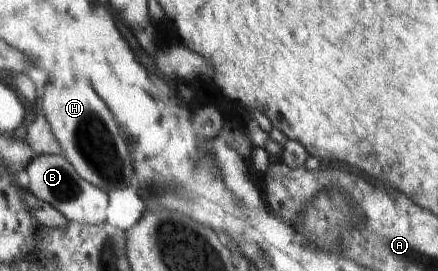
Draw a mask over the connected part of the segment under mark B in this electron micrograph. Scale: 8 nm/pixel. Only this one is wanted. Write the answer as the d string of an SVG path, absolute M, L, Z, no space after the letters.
M36 155L27 165L28 188L34 197L42 197L68 221L79 224L100 225L106 222L108 195L82 179L64 155Z

